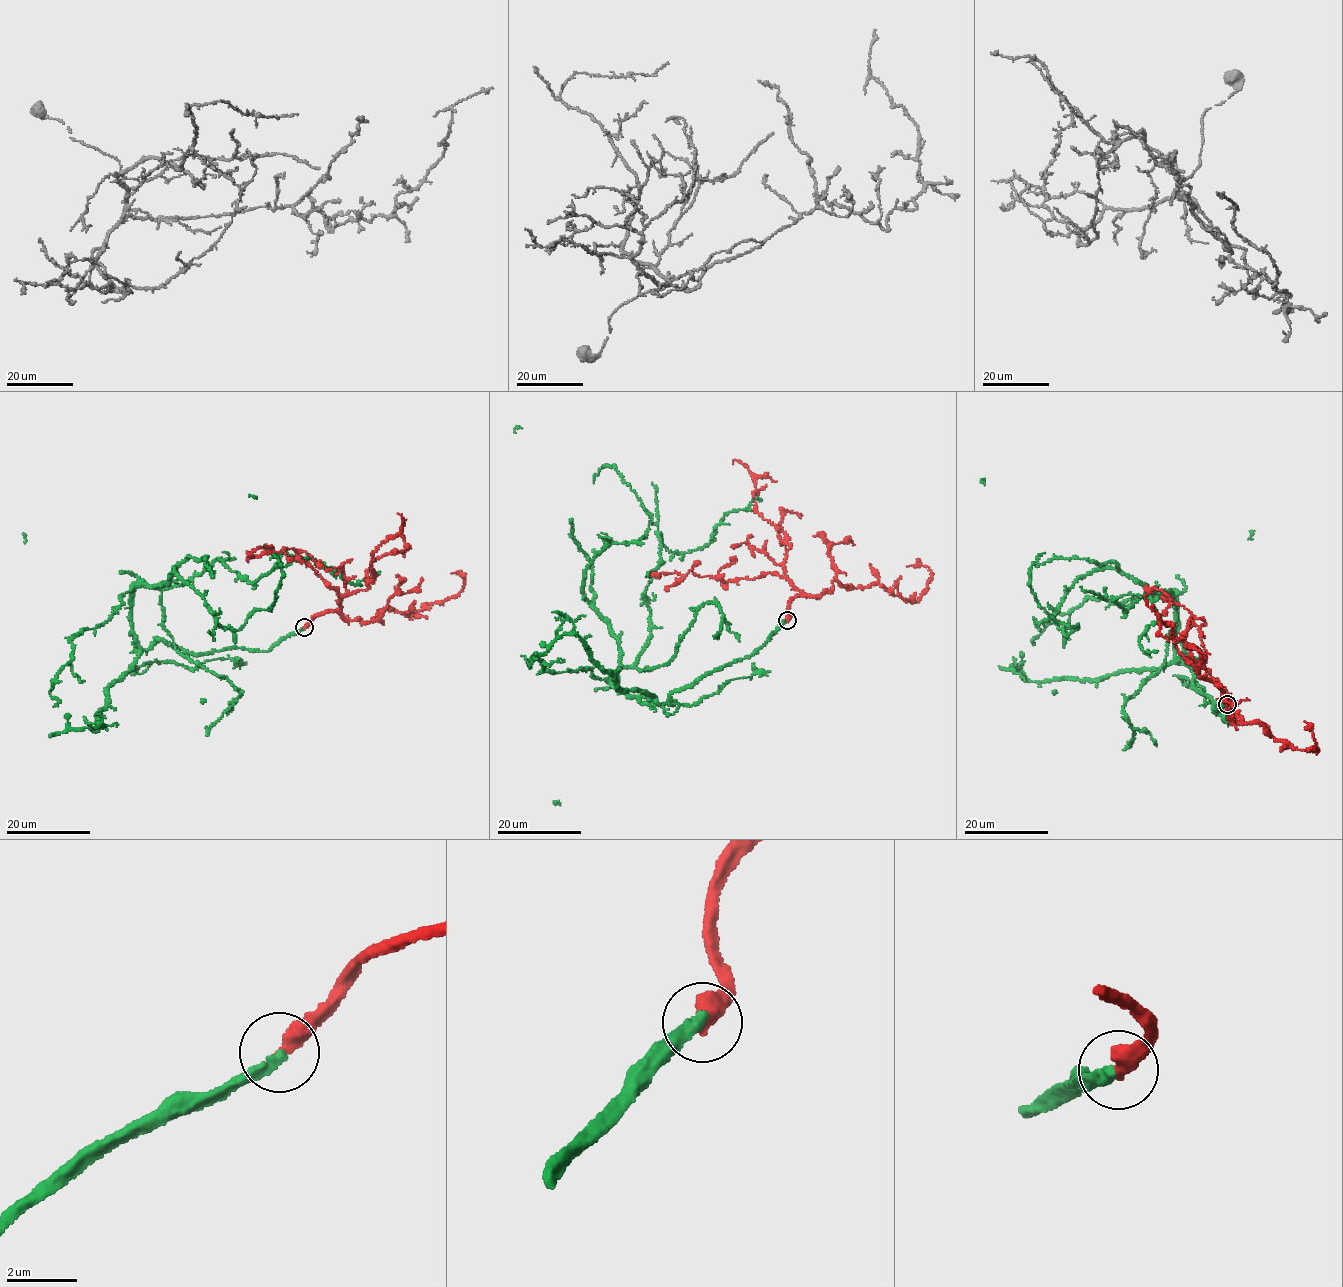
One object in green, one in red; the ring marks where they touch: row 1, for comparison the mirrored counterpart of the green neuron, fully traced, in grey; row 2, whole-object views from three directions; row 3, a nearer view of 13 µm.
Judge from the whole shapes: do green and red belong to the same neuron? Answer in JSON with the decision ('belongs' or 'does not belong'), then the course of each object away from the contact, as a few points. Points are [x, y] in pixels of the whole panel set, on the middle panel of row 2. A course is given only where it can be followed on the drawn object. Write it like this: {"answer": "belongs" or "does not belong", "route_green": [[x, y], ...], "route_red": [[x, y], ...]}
{"answer": "does not belong", "route_green": [[787, 619], [671, 703], [618, 691], [585, 567], [651, 515], [614, 468], [515, 433]], "route_red": [[787, 619], [792, 599], [822, 595], [836, 580], [879, 584], [917, 602], [931, 572], [906, 567]]}

